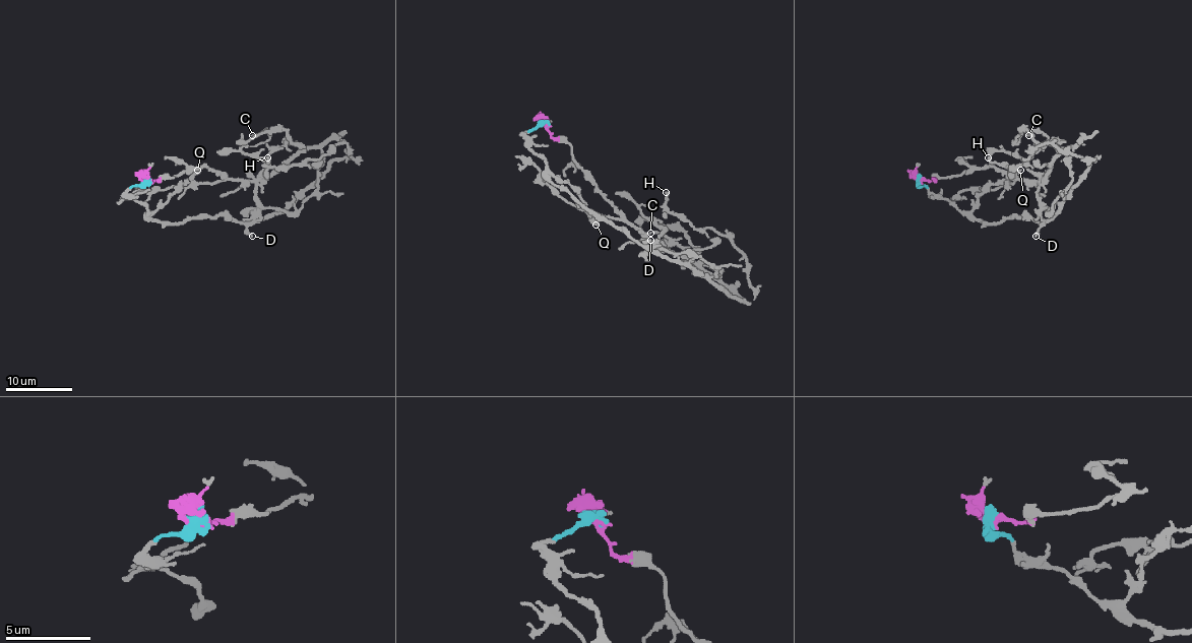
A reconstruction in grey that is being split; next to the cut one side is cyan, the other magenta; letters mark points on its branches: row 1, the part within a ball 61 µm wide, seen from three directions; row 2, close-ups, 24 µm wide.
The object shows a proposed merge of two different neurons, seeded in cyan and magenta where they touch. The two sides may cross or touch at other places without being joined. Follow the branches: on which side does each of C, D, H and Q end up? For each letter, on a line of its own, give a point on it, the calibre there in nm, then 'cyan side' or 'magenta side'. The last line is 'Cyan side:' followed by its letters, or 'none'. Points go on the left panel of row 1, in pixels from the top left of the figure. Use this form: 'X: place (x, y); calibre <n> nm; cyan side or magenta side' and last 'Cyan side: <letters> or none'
C: place (252, 135); calibre 180 nm; magenta side
D: place (252, 236); calibre 150 nm; cyan side
H: place (267, 157); calibre 200 nm; cyan side
Q: place (197, 170); calibre 460 nm; cyan side
Cyan side: D, H, Q

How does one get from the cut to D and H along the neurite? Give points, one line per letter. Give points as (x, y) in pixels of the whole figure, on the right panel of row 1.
D: (921, 181), (931, 192), (967, 210), (976, 219), (1001, 222), (1030, 215), (1041, 224), (1036, 236)
H: (921, 181), (976, 219), (1030, 215), (1046, 222), (1099, 159), (1064, 154), (1049, 142), (1010, 168), (987, 157)

